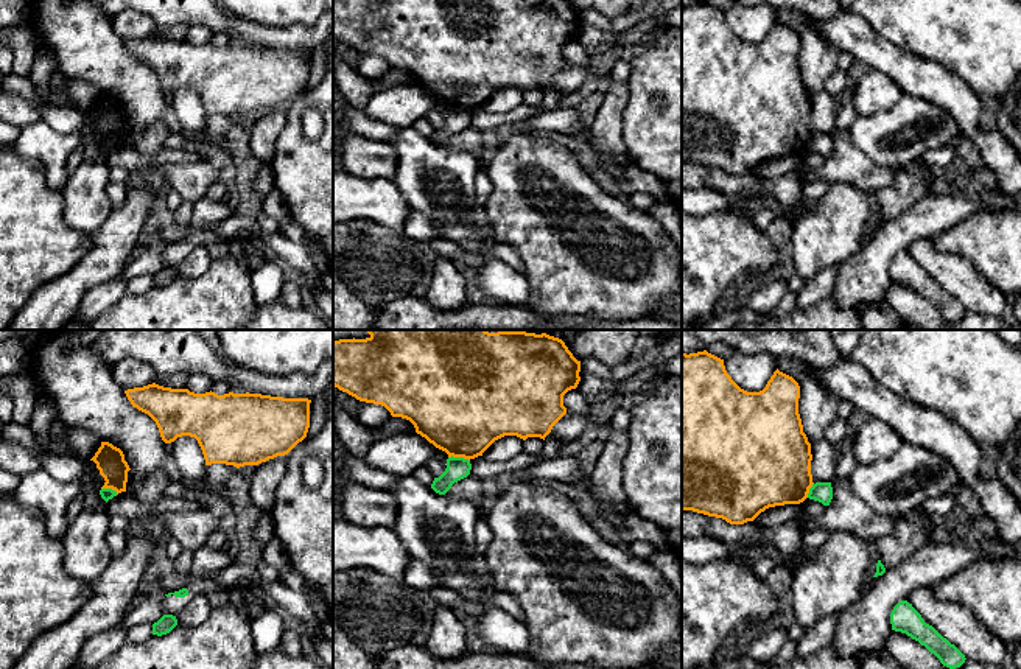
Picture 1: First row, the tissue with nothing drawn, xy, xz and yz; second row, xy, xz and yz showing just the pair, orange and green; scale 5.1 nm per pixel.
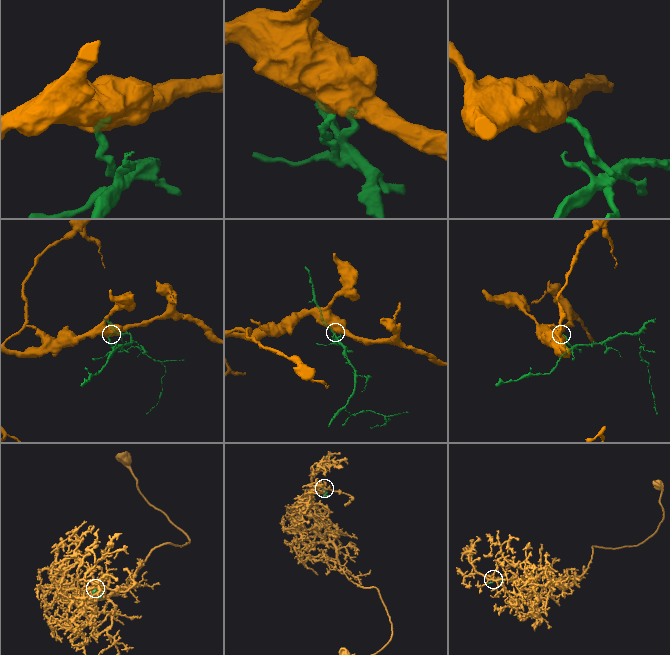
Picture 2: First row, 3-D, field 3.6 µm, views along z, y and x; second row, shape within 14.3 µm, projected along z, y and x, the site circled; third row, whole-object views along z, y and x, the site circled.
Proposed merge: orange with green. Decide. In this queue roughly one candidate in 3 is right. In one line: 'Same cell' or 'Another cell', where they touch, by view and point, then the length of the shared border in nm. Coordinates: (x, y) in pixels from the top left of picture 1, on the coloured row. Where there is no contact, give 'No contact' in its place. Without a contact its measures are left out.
Another cell. Touches orange at xz (459, 456). Shared border 110 nm

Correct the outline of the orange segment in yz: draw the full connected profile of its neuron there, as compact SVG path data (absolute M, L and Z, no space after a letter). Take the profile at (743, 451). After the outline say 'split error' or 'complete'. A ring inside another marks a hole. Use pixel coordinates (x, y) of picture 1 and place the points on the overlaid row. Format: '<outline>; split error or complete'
M707 350L682 353L682 512L744 524L769 507L803 503L814 482L811 443L803 433L798 398L798 383L778 369L763 391L747 392L727 373L724 359Z; complete

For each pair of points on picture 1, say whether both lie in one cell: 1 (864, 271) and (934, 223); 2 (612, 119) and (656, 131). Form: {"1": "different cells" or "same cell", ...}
{"1": "same cell", "2": "different cells"}

